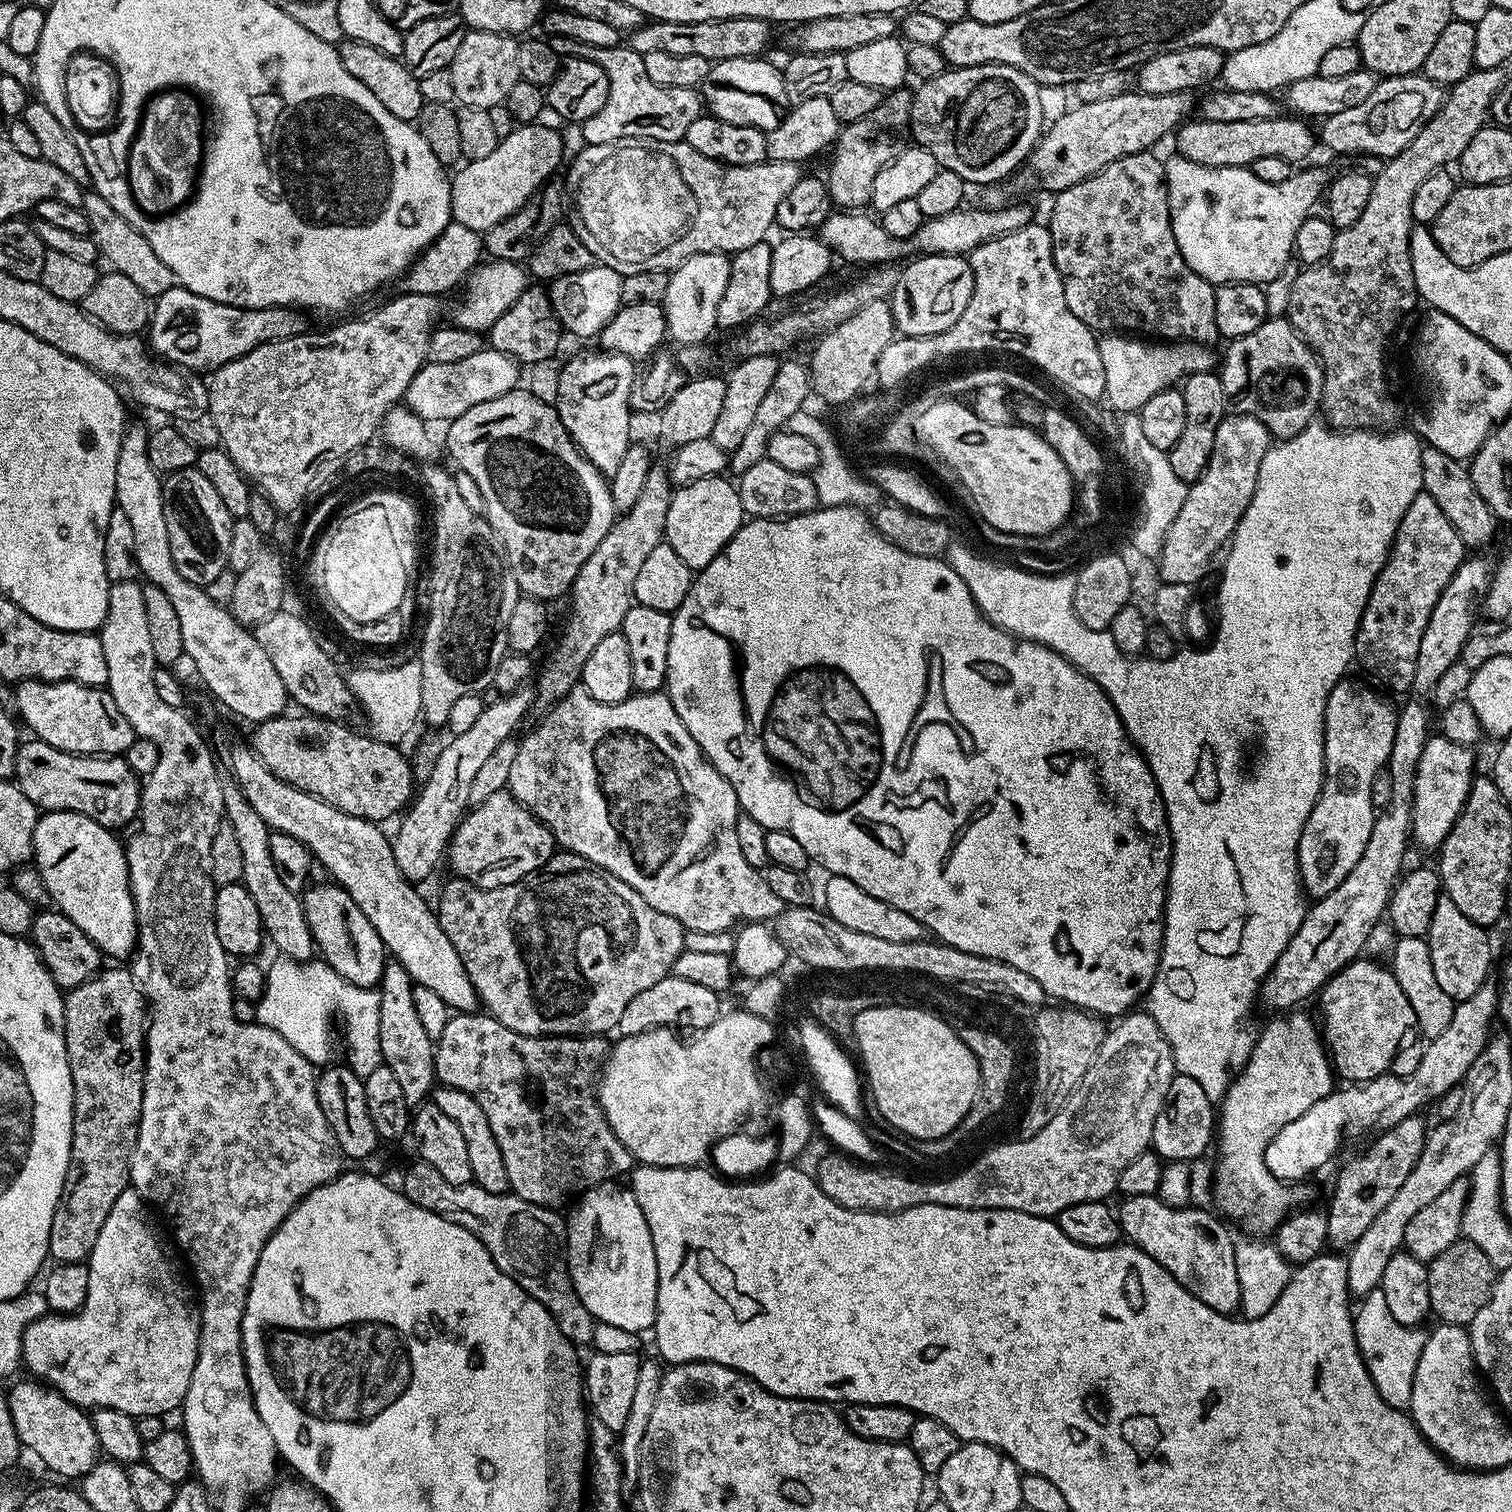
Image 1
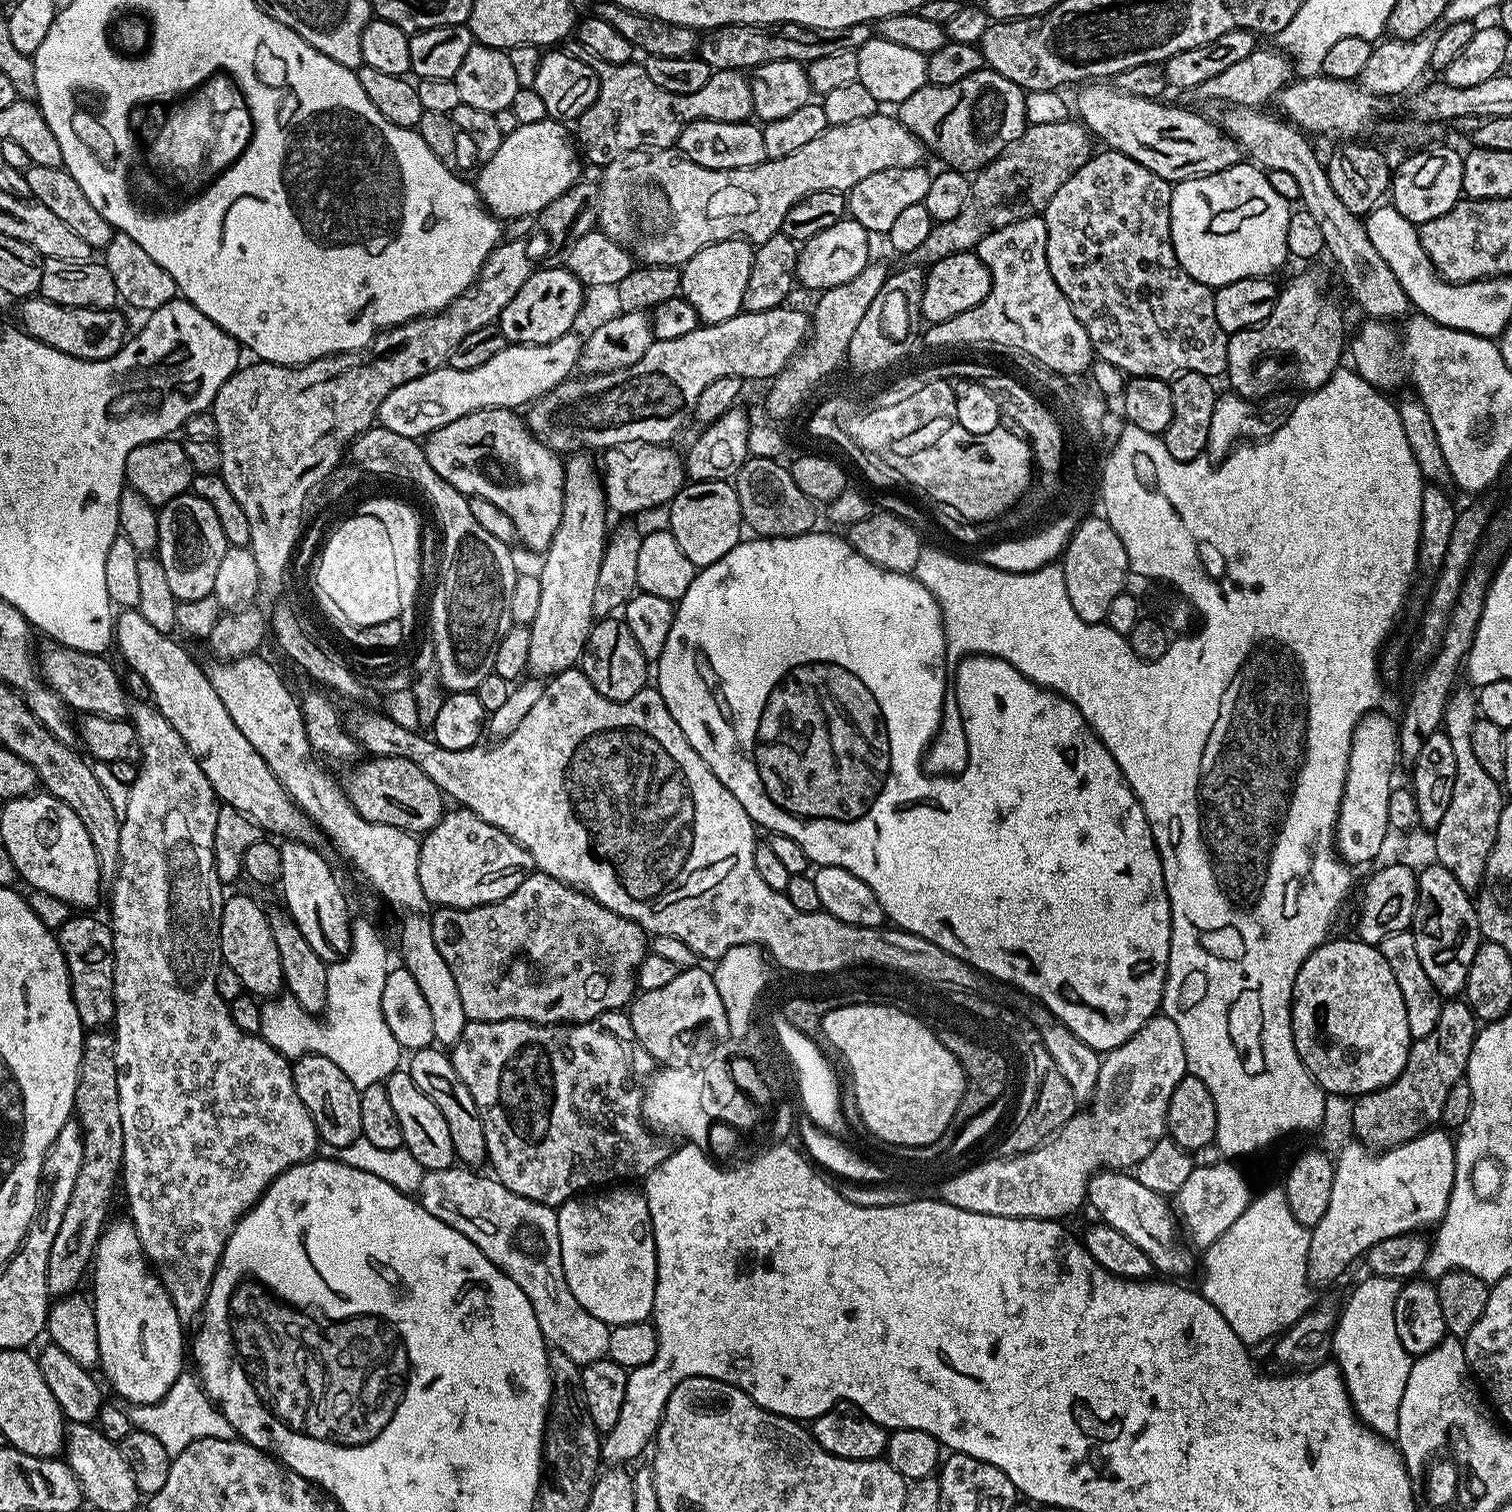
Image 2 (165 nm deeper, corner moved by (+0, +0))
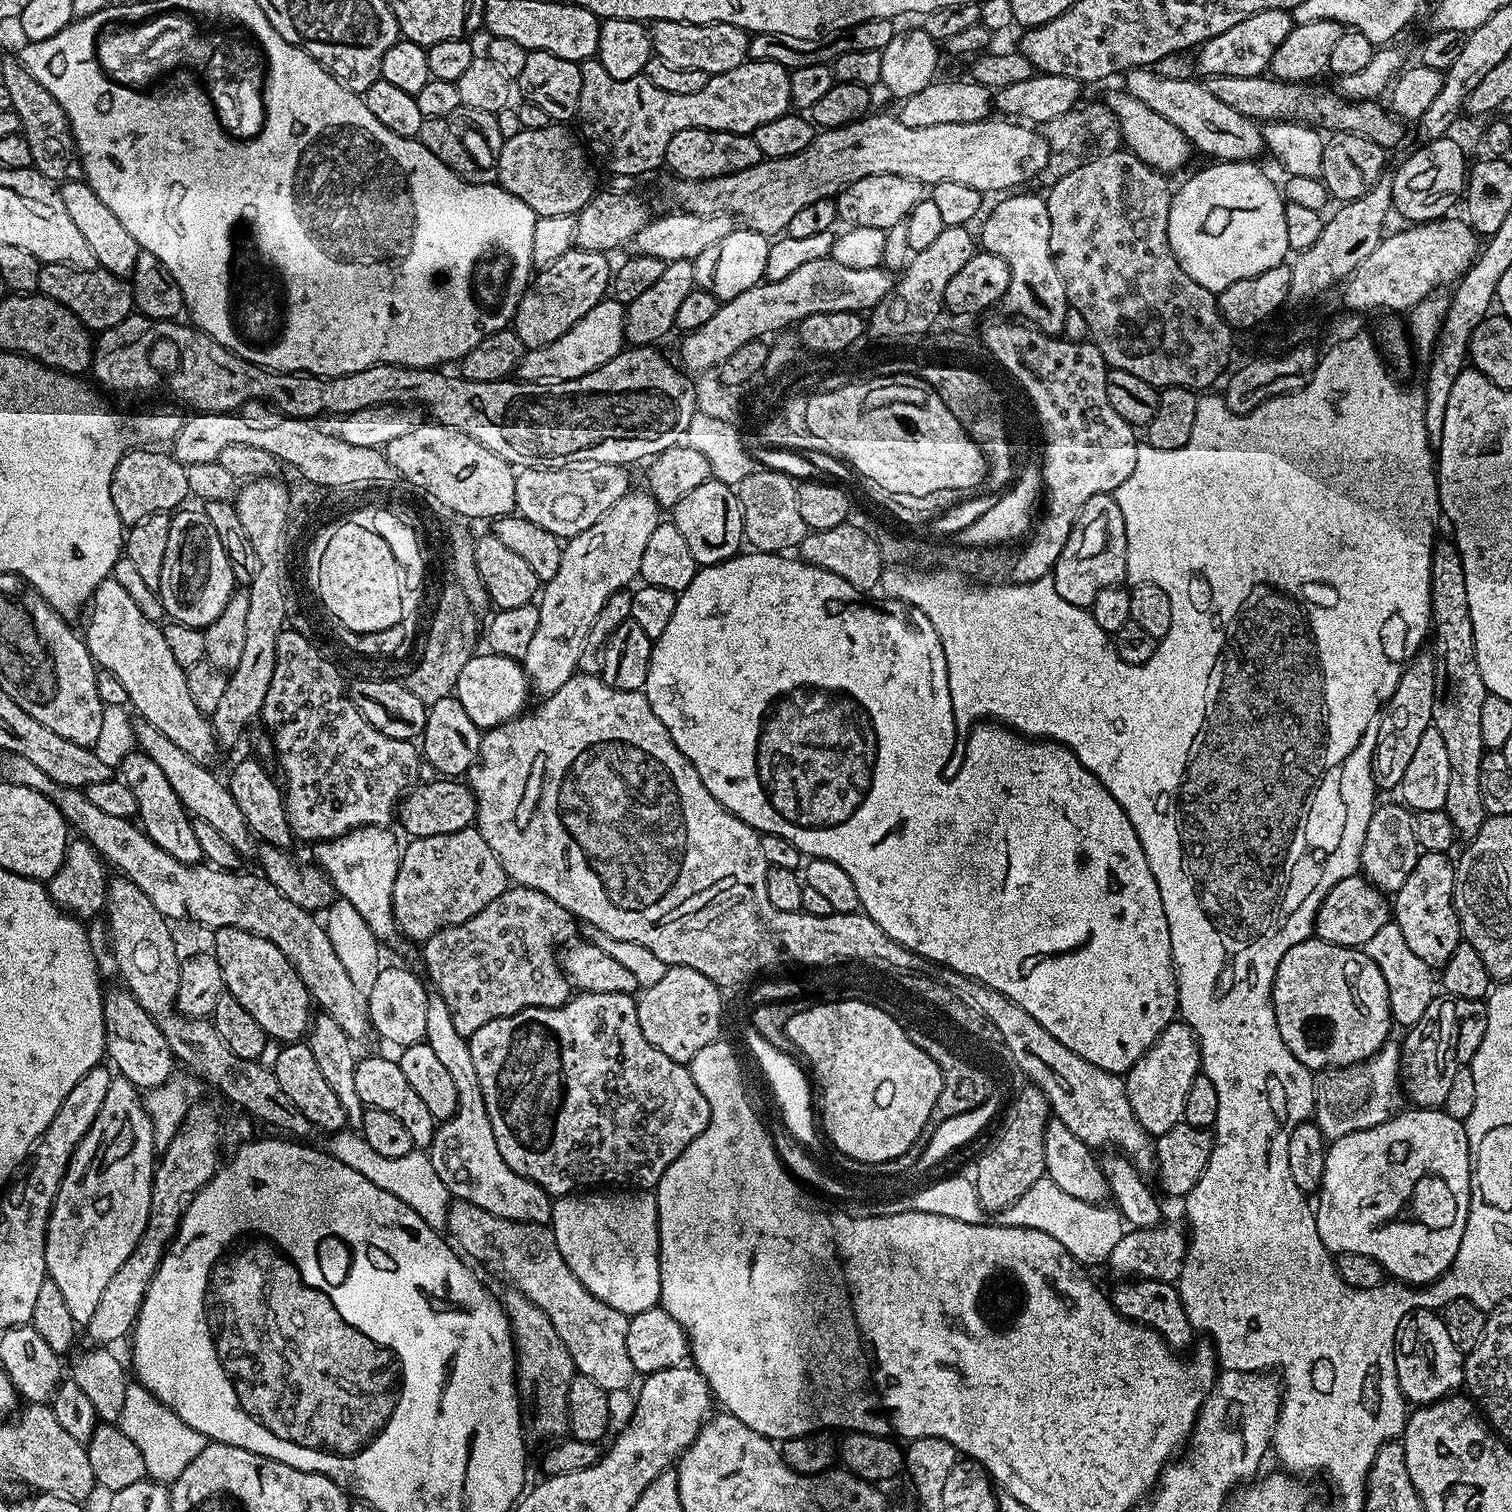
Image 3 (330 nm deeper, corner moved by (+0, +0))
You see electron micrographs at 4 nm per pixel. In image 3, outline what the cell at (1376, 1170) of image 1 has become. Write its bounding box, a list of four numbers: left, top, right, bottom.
[1400,994,1488,1107]

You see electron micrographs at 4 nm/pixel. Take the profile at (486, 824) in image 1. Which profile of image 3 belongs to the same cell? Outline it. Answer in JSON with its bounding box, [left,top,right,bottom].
[392,826,509,942]

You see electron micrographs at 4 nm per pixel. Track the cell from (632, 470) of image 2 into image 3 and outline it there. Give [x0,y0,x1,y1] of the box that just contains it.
[516,464,630,538]

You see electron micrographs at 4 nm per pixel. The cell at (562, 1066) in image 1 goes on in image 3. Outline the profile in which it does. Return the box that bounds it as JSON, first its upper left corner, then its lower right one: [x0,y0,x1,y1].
[467,992,710,1198]

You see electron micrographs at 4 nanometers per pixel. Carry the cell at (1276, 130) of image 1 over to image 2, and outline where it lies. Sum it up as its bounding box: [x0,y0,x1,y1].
[1076,82,1242,182]

